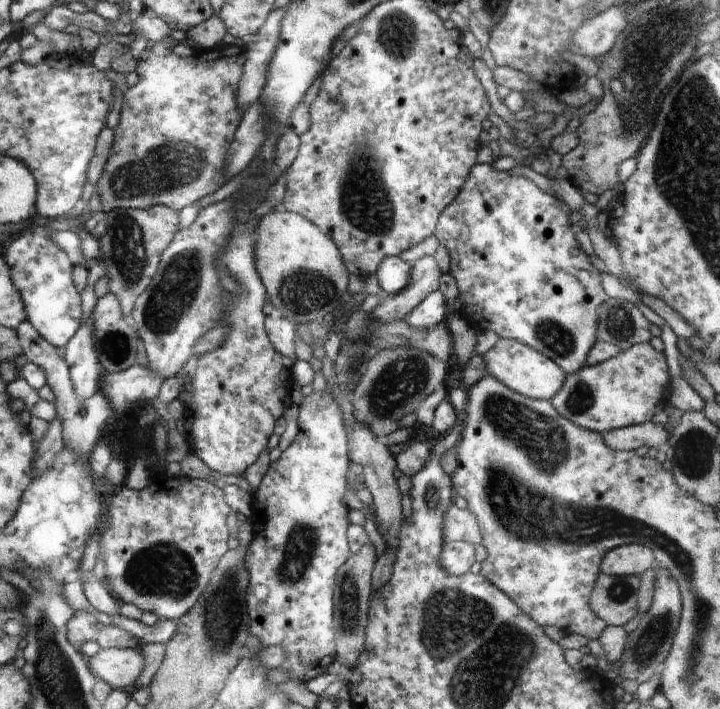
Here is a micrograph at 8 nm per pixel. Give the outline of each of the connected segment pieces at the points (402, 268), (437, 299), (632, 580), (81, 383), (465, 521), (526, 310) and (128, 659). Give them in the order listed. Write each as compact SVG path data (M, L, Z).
M392 255L381 260L375 274L385 295L400 292L410 282L411 265L400 255Z
M435 290L414 308L404 320L408 326L431 329L438 326L448 314L447 302L442 292Z
M600 574L589 600L590 608L607 625L624 625L637 612L641 585L636 575Z
M93 312L78 327L74 336L66 343L64 356L74 392L81 398L91 397L100 388L104 370L94 346Z
M454 502L444 511L441 533L443 540L446 543L452 541L466 541L470 544L476 545L482 542L481 532L474 515L467 508L458 508Z
M476 163L471 169L464 186L458 191L454 200L440 213L435 226L436 240L439 246L450 255L449 273L457 282L459 297L462 298L460 314L468 326L475 331L494 330L499 338L514 339L537 350L540 354L553 360L566 375L576 373L586 362L587 354L597 338L598 313L597 308L609 297L600 281L598 269L590 262L590 257L576 241L576 226L571 222L569 206L552 192L542 191L531 179L524 176L512 176L508 168L499 168L496 163Z
M100 648L87 658L90 672L113 689L130 691L144 670L144 658L139 648Z

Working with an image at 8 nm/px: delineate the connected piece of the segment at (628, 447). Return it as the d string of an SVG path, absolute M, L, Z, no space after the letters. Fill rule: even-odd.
M648 421L644 424L620 427L601 433L604 442L617 451L635 451L640 446L663 448L666 445L670 429L657 426Z

